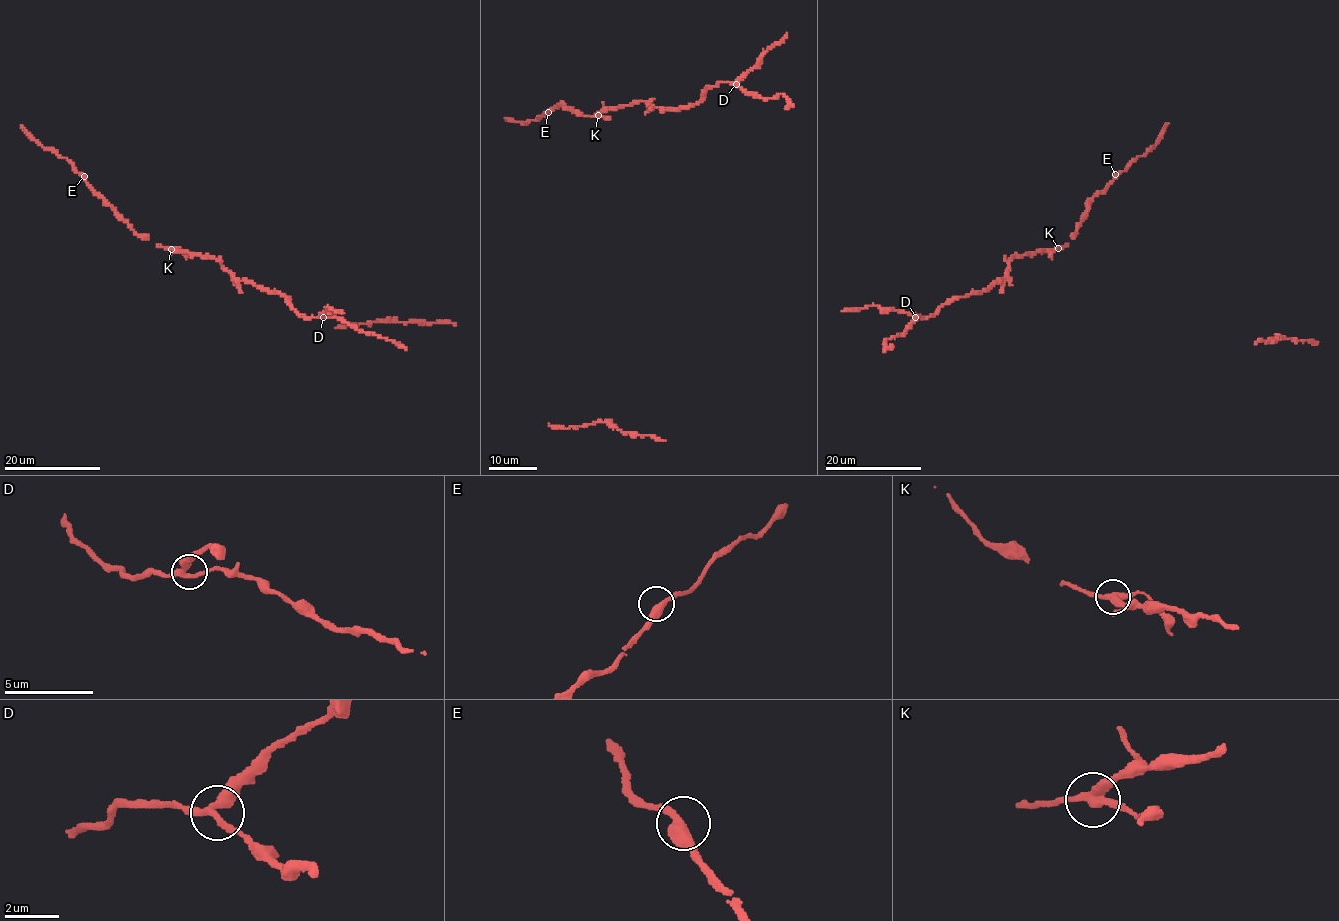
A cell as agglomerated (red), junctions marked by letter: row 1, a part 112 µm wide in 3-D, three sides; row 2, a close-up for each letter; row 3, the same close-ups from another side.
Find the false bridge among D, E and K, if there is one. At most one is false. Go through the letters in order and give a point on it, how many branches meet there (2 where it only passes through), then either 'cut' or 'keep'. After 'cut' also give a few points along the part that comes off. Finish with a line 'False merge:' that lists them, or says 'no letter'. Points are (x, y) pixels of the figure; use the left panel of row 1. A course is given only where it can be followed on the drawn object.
D: (323, 317) | 3 | keep
E: (84, 176) | 2 | keep
K: (171, 249) | 3 | cut | (171, 249), (180, 248), (187, 259)
False merge: K

